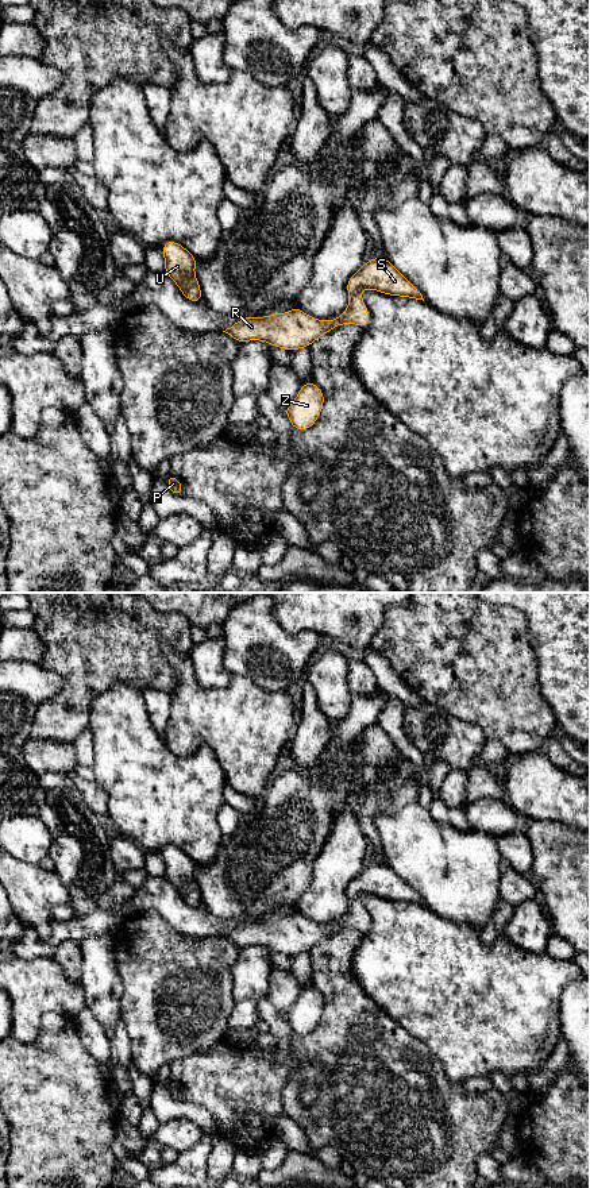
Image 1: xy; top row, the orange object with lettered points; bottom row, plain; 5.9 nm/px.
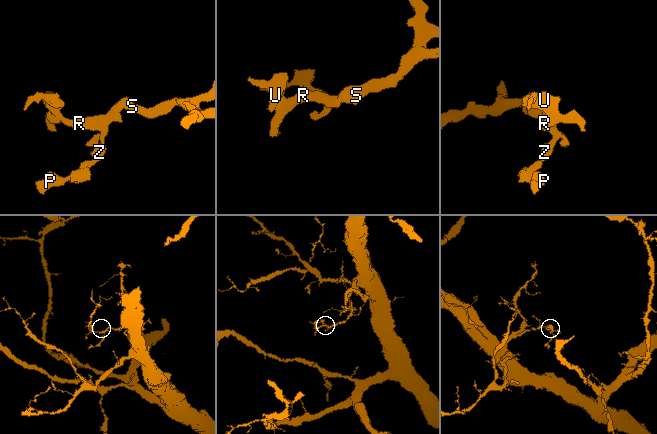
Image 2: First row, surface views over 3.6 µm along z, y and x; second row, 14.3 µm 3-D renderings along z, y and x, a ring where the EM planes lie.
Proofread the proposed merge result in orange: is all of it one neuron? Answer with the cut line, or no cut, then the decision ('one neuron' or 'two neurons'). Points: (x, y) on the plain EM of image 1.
cut none; one neuron

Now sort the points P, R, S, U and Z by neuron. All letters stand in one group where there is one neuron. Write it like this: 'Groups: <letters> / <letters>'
Groups: P R S U Z

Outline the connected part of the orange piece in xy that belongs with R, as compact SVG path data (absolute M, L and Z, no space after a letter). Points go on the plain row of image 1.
M377 861L351 880L346 891L350 904L347 914L333 925L317 925L294 911L286 918L265 922L247 921L227 933L225 938L239 948L259 945L273 952L296 956L316 946L324 938L343 929L366 933L369 915L359 896L373 894L389 900L423 904L419 894L410 888L385 861Z

